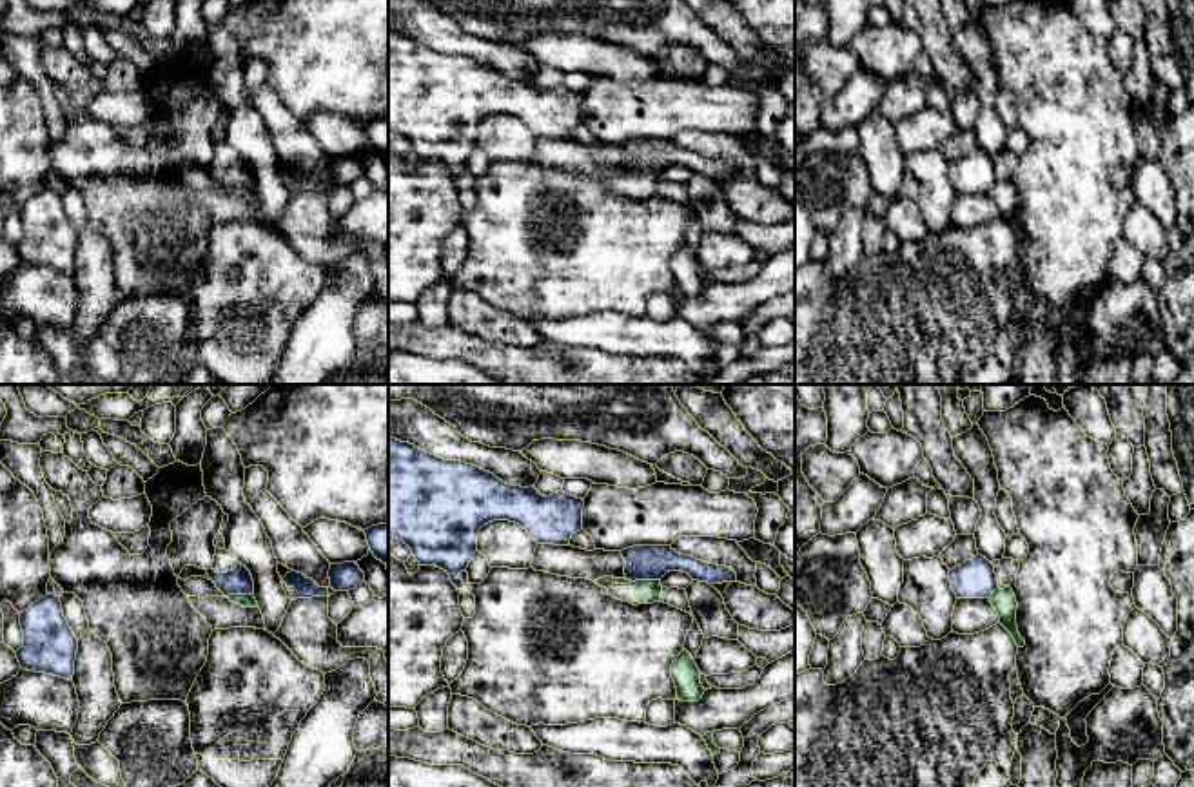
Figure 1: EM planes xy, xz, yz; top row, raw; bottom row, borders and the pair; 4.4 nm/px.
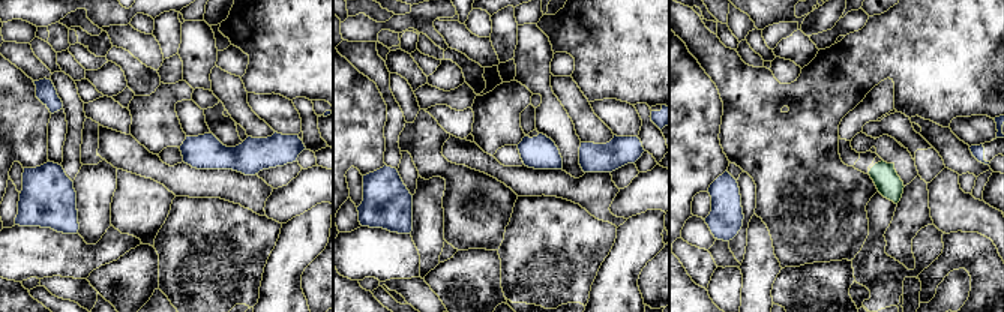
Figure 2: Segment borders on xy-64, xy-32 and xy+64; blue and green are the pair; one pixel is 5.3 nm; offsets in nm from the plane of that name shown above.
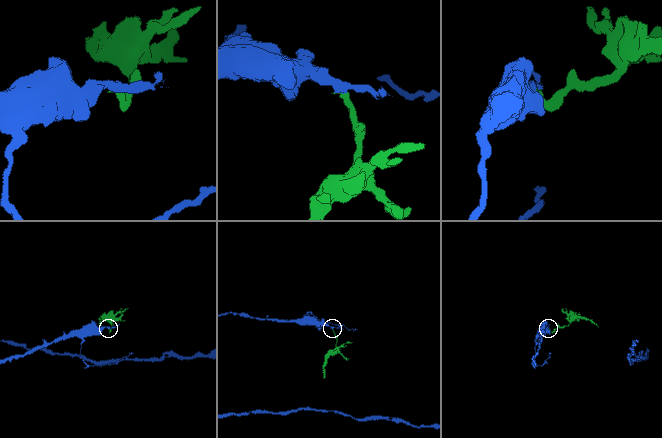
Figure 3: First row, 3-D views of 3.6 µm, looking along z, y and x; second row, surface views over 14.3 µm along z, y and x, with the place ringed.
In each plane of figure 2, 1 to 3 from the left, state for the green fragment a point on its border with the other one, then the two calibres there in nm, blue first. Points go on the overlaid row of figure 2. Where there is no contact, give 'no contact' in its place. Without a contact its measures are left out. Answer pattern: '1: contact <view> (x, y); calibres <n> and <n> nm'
1: no contact
2: no contact
3: no contact

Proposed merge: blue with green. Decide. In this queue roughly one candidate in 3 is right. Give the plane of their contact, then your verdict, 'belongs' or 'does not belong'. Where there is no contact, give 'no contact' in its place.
contact in xy; does not belong

